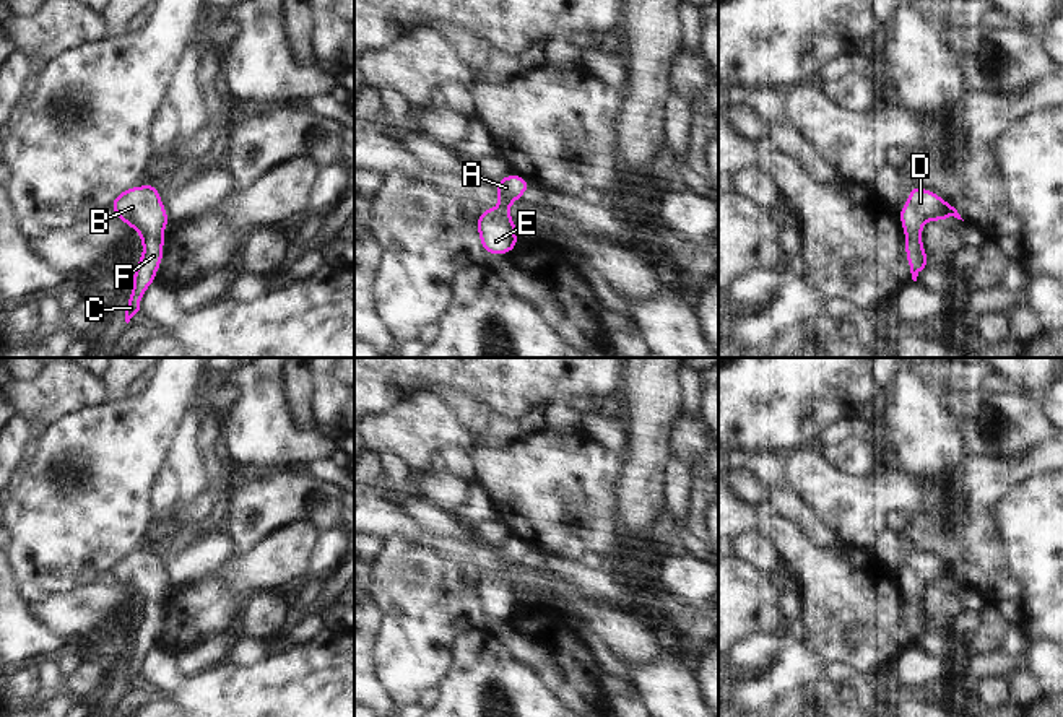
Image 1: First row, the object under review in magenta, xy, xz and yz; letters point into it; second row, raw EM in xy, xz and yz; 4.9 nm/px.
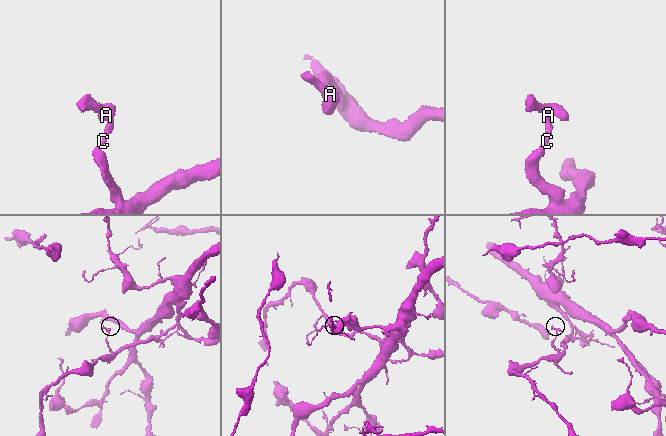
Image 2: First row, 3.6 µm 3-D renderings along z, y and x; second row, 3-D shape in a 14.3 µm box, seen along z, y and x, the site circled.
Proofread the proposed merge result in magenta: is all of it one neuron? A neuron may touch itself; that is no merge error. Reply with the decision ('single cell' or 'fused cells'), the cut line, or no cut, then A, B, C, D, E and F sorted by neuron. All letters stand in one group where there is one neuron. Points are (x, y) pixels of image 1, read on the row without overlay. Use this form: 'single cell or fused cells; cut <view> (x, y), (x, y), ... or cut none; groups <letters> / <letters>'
single cell; cut none; groups A B C D E F

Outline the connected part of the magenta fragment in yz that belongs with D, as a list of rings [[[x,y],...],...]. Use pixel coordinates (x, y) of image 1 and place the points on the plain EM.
[[[917,550],[910,551],[905,569],[899,574],[900,589],[905,600],[905,621],[910,631],[912,644],[928,631],[928,621],[922,606],[922,590],[931,584],[944,587],[948,580],[962,584],[957,574],[946,564],[943,564],[933,554],[926,554]]]

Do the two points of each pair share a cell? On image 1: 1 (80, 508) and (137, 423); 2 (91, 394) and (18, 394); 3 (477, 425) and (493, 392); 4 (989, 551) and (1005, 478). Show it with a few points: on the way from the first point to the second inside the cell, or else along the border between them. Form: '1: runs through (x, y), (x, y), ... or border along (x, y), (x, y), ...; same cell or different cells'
1: runs through (90, 486), (96, 469), (121, 444); same cell
2: runs through (73, 394), (36, 394); same cell
3: border along (452, 387), (516, 420); different cells
4: border along (993, 506), (966, 509); different cells

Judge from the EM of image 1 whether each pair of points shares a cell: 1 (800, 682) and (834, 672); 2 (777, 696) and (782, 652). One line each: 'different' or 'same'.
1: different
2: same

